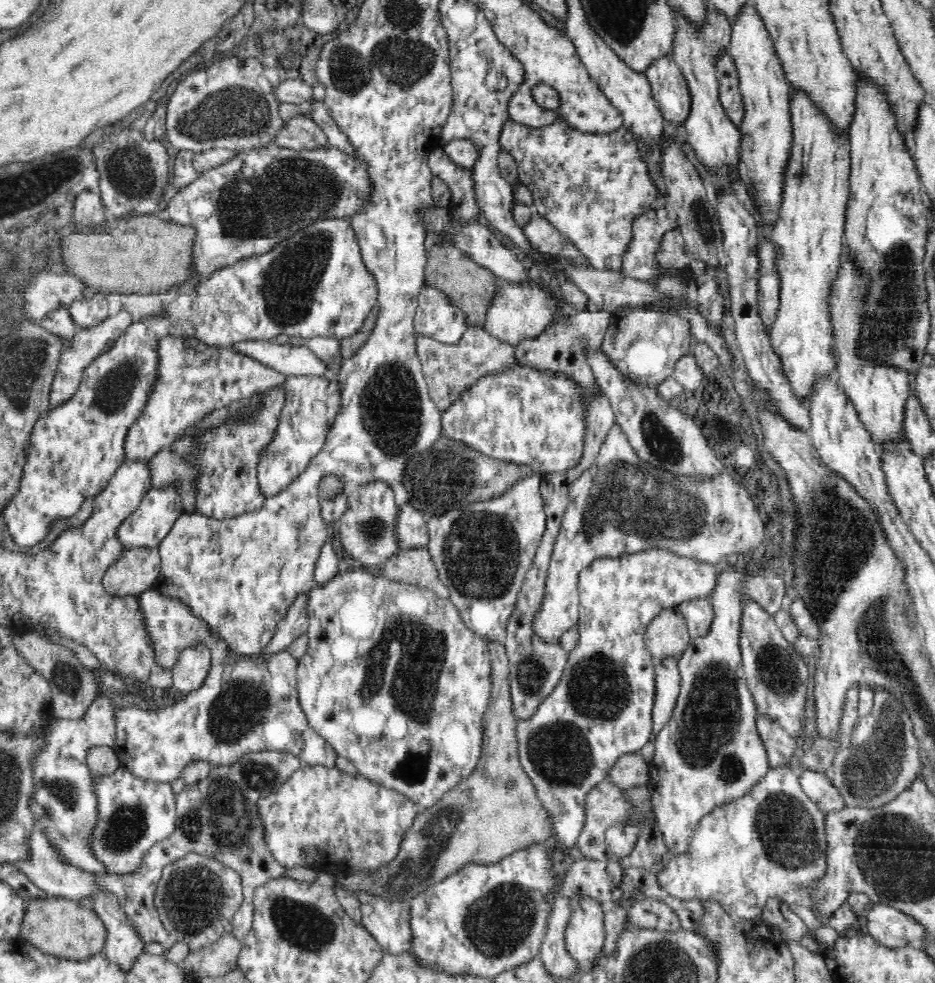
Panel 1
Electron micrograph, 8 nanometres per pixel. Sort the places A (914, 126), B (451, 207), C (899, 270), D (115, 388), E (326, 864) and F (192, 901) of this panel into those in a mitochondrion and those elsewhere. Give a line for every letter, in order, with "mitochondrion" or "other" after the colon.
A: other
B: other
C: mitochondrion
D: mitochondrion
E: other
F: mitochondrion

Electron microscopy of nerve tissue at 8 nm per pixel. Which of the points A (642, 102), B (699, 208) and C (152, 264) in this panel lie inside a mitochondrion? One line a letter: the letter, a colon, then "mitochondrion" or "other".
A: other
B: mitochondrion
C: other

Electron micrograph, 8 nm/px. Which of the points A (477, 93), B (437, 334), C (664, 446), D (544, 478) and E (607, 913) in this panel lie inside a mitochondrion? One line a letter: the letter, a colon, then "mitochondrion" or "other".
A: other
B: other
C: mitochondrion
D: other
E: other

